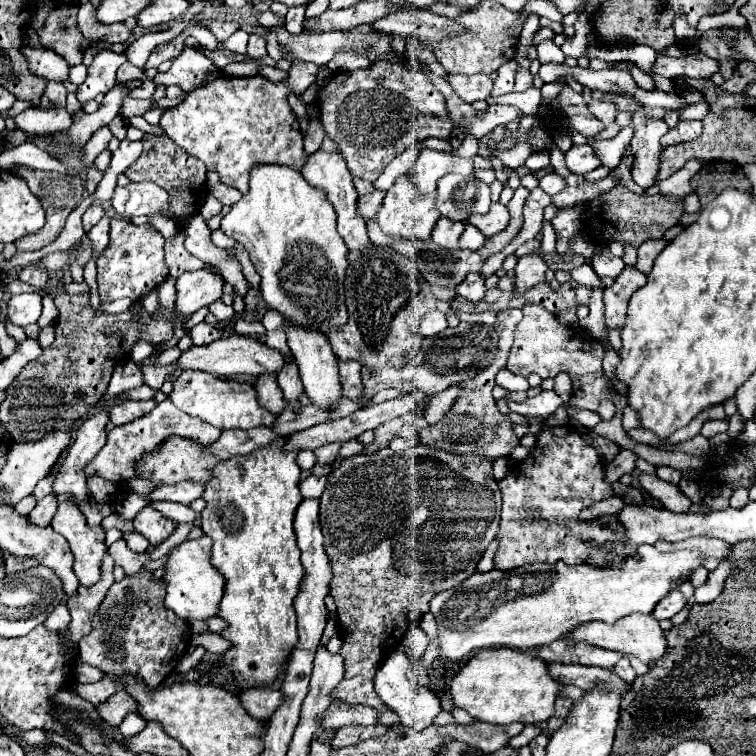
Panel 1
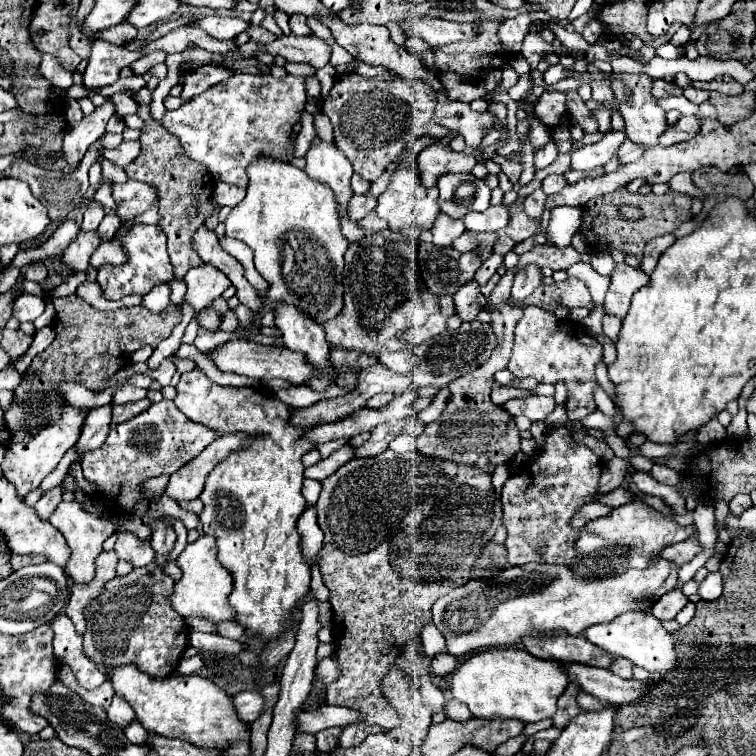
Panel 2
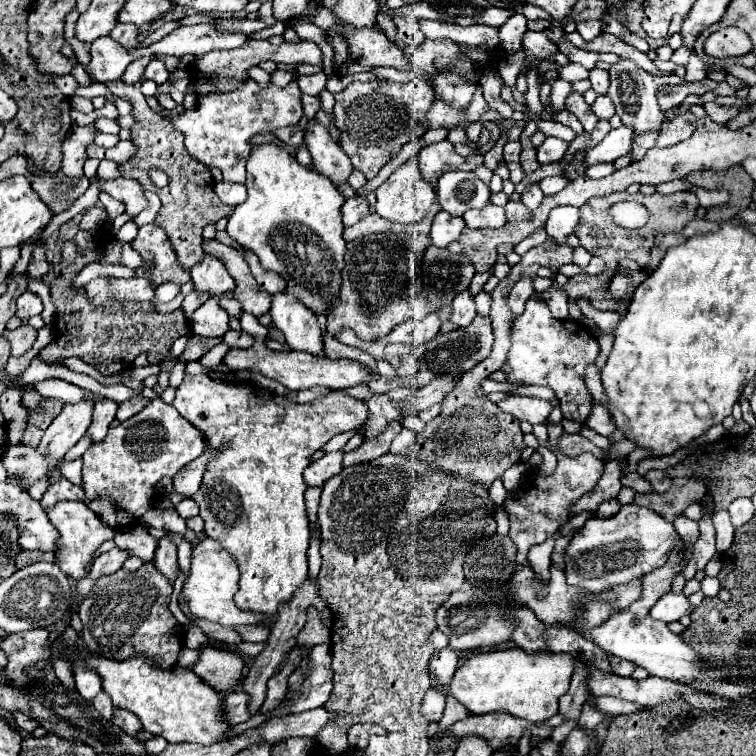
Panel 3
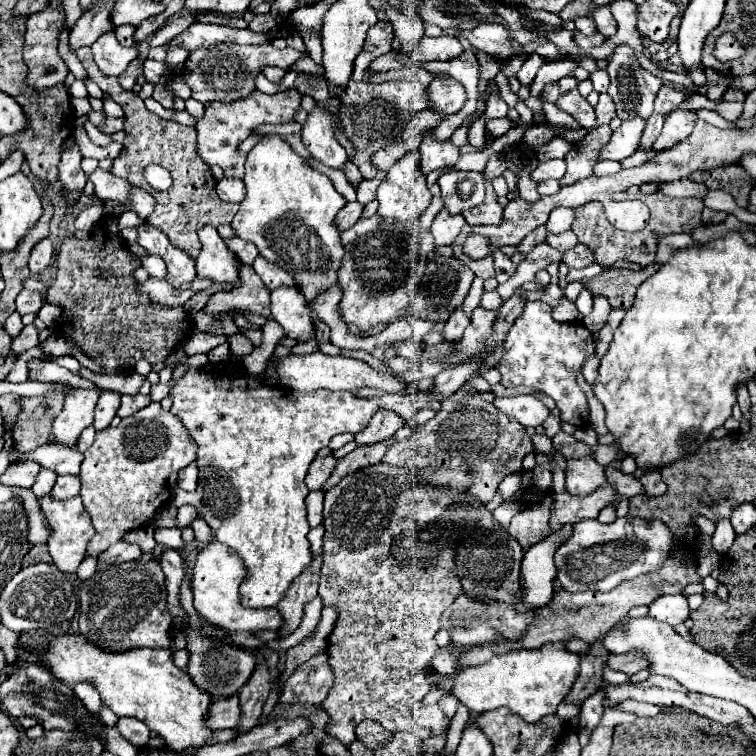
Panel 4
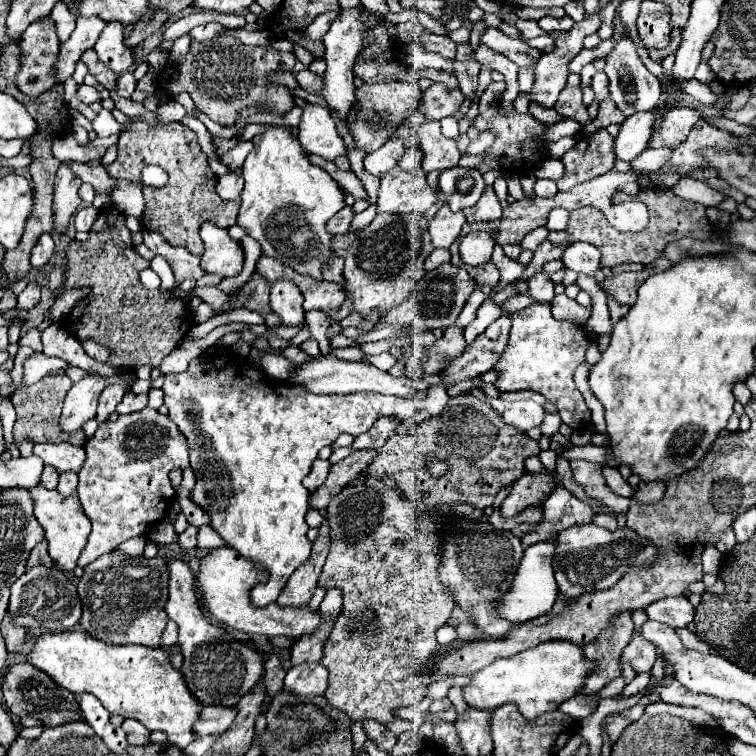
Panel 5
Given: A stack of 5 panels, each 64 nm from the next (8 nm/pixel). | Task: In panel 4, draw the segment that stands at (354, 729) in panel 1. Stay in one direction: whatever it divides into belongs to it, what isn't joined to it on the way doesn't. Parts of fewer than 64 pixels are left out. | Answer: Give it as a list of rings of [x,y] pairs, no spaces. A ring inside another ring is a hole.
[[[364,720],[356,726],[356,740],[360,740],[366,748],[374,748],[378,742],[388,742],[392,732],[384,730],[380,724],[372,720]]]

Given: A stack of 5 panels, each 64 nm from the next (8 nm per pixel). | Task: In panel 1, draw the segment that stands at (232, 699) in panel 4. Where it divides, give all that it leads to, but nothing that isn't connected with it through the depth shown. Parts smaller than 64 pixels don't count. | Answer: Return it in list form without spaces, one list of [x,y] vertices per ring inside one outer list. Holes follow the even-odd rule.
[[[254,688],[240,694],[240,700],[254,718],[270,718],[272,712],[276,712],[276,708],[280,708],[280,704],[284,702],[284,692],[272,688]]]

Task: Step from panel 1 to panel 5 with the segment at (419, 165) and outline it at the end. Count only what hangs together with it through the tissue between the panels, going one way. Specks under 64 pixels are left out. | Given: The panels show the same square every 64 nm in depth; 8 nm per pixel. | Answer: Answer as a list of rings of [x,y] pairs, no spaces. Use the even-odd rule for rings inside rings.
[[[426,120],[418,130],[418,140],[424,152],[424,172],[448,170],[458,164],[460,150],[456,148],[454,140],[440,134],[440,122]]]

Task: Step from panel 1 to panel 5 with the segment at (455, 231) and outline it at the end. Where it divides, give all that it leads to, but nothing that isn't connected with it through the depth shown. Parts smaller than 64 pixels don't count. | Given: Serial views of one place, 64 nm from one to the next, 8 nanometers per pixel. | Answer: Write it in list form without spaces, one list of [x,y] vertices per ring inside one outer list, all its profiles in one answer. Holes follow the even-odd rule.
[[[442,206],[430,222],[430,236],[434,248],[450,248],[450,244],[460,236],[460,228],[466,222],[462,212],[450,212],[448,206]]]

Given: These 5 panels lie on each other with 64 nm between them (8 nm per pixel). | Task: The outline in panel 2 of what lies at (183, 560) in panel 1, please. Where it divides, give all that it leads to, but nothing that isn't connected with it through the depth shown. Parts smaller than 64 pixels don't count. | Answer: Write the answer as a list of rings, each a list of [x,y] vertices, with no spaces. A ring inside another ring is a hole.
[[[200,536],[196,542],[186,544],[186,548],[178,556],[178,568],[182,570],[182,578],[174,582],[170,604],[182,618],[196,616],[212,622],[234,618],[234,610],[228,606],[228,594],[232,592],[232,576],[216,560],[216,544],[212,536]]]

